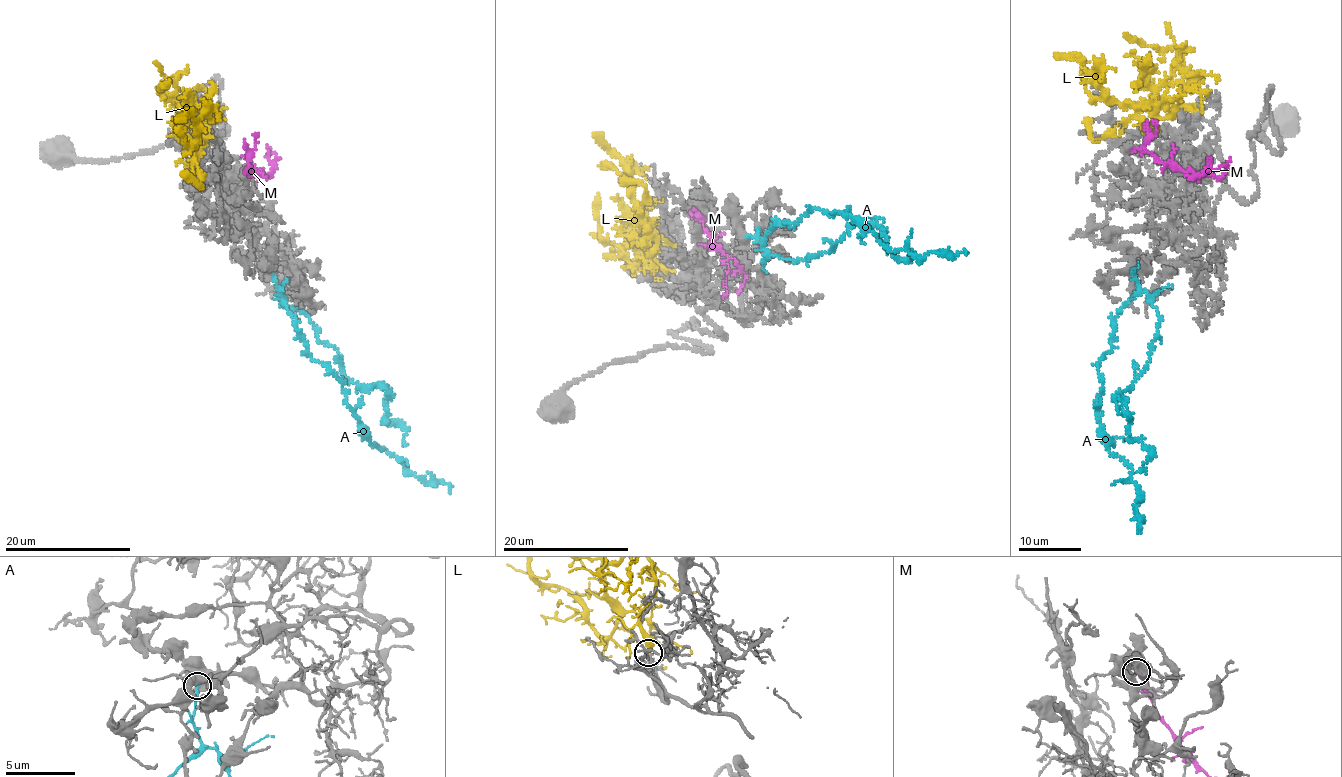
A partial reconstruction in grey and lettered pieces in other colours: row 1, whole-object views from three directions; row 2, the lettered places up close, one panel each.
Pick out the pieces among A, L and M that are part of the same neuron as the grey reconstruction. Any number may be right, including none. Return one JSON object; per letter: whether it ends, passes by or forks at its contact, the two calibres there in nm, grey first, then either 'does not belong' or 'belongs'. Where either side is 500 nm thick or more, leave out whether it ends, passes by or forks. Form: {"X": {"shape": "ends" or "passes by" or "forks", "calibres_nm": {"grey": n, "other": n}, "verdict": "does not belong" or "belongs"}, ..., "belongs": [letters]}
{"A": {"calibres_nm": {"grey": 850, "other": 200}, "verdict": "does not belong"}, "L": {"shape": "ends", "calibres_nm": {"grey": 220, "other": 400}, "verdict": "belongs"}, "M": {"shape": "ends", "calibres_nm": {"grey": 400, "other": 200}, "verdict": "does not belong"}, "belongs": ["L"]}

